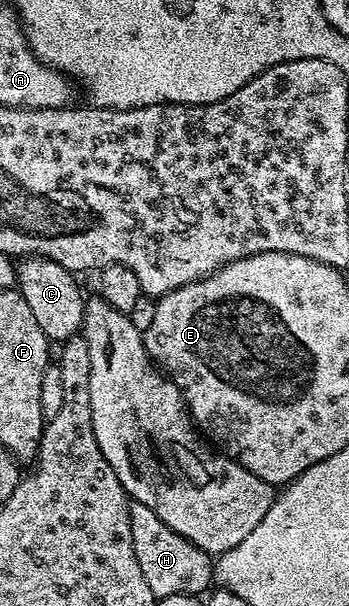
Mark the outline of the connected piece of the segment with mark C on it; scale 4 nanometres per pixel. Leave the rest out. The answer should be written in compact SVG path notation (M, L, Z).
M25 256L23 260L16 265L16 285L22 299L26 299L26 307L30 307L30 312L34 314L38 327L42 327L44 334L48 336L49 342L66 342L71 337L77 336L81 332L84 323L84 302L85 294L80 294L80 289L76 286L77 278L66 267L54 263L45 257Z

